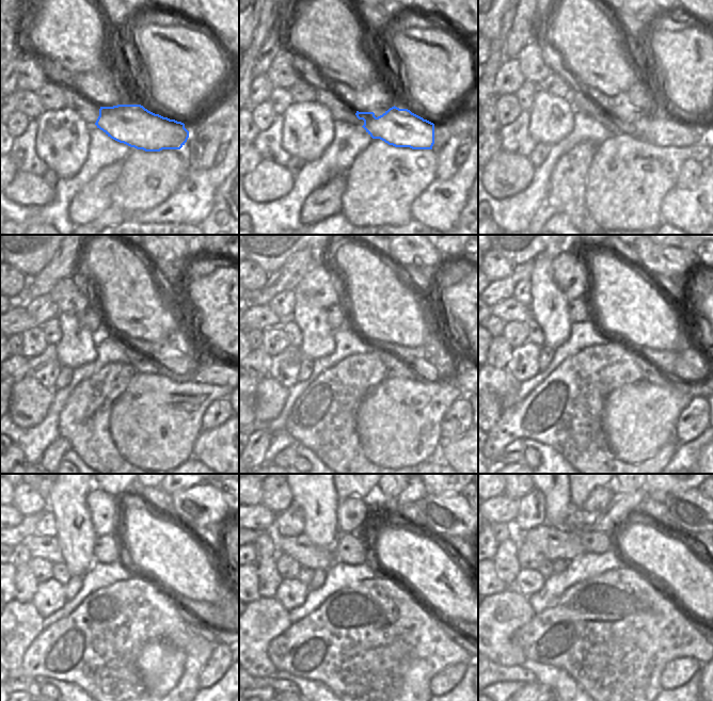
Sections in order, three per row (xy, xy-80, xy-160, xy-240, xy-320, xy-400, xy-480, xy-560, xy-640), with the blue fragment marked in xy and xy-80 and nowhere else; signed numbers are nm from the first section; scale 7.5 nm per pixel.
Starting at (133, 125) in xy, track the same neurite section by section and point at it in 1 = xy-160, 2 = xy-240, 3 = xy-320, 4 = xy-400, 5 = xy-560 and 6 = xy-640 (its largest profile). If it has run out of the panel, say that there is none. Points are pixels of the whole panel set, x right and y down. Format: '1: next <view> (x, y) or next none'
1: next xy-160 (665, 131)
2: next xy-240 (212, 371)
3: next xy-320 (456, 375)
4: next xy-400 (695, 382)
5: next none
6: next none

